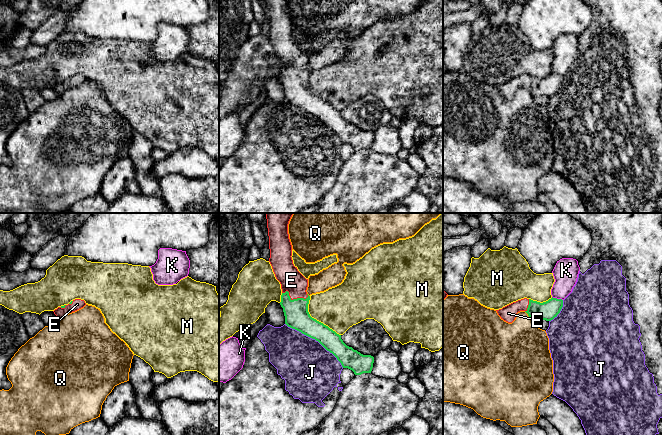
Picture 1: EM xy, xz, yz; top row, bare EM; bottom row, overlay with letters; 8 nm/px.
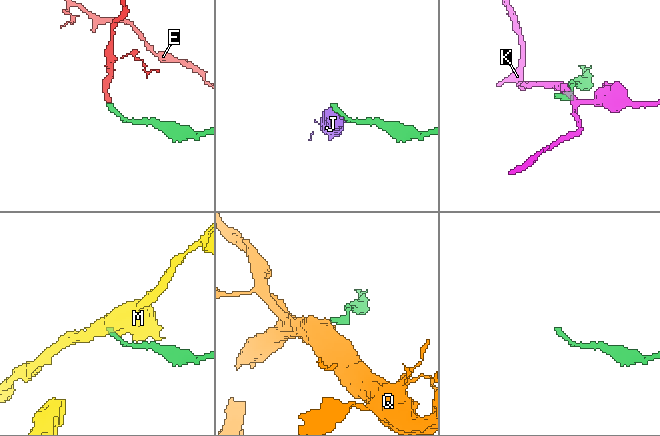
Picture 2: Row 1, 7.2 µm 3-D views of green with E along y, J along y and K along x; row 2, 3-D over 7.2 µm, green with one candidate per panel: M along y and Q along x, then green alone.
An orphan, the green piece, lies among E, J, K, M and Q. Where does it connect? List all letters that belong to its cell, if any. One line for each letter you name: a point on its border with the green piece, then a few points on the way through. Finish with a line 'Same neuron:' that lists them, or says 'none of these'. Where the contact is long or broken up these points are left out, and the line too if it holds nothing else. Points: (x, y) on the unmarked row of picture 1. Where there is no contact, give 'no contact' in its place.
E: contact xz (294, 75); way xz (297, 93), (294, 75), (294, 61), (291, 56)
Same neuron: E

